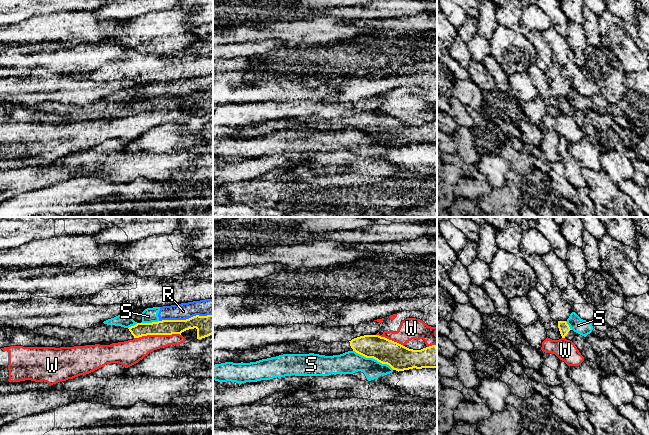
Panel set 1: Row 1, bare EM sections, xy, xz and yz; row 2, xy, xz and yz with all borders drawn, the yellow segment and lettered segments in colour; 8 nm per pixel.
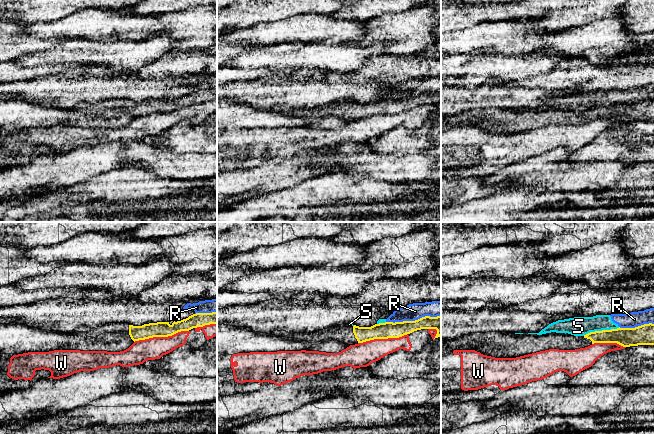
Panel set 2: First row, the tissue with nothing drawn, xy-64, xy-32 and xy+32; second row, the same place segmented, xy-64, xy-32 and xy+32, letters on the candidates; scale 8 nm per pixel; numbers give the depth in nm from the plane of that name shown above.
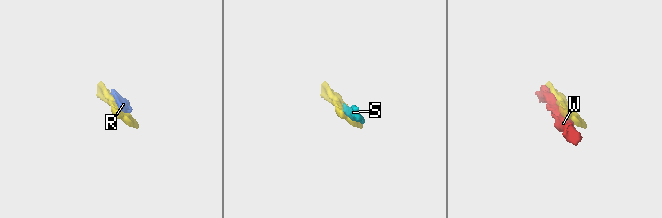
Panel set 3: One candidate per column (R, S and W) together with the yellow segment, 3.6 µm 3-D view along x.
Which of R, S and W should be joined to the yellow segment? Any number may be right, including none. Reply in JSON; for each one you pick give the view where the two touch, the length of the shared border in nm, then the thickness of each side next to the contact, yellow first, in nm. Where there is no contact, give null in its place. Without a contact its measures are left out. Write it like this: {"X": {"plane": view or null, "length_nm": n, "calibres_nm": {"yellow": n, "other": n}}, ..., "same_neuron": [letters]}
{"same_neuron": []}

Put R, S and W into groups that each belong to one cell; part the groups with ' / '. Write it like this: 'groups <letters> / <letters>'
groups R S / W

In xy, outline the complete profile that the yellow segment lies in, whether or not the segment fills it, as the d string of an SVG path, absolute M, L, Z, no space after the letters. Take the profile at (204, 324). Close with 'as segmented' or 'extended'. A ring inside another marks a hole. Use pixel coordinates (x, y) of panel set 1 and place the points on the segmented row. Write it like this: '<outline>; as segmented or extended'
M213 315L193 316L186 320L162 320L152 323L137 323L129 328L100 323L84 330L42 326L33 331L46 337L55 337L63 341L61 347L95 345L100 342L118 343L147 335L180 334L189 329L197 329L197 339L213 334Z; extended

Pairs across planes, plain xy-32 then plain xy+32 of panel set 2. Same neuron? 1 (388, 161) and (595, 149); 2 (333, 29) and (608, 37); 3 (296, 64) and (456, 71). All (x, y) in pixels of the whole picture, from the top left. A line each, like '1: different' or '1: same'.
1: different
2: different
3: same

